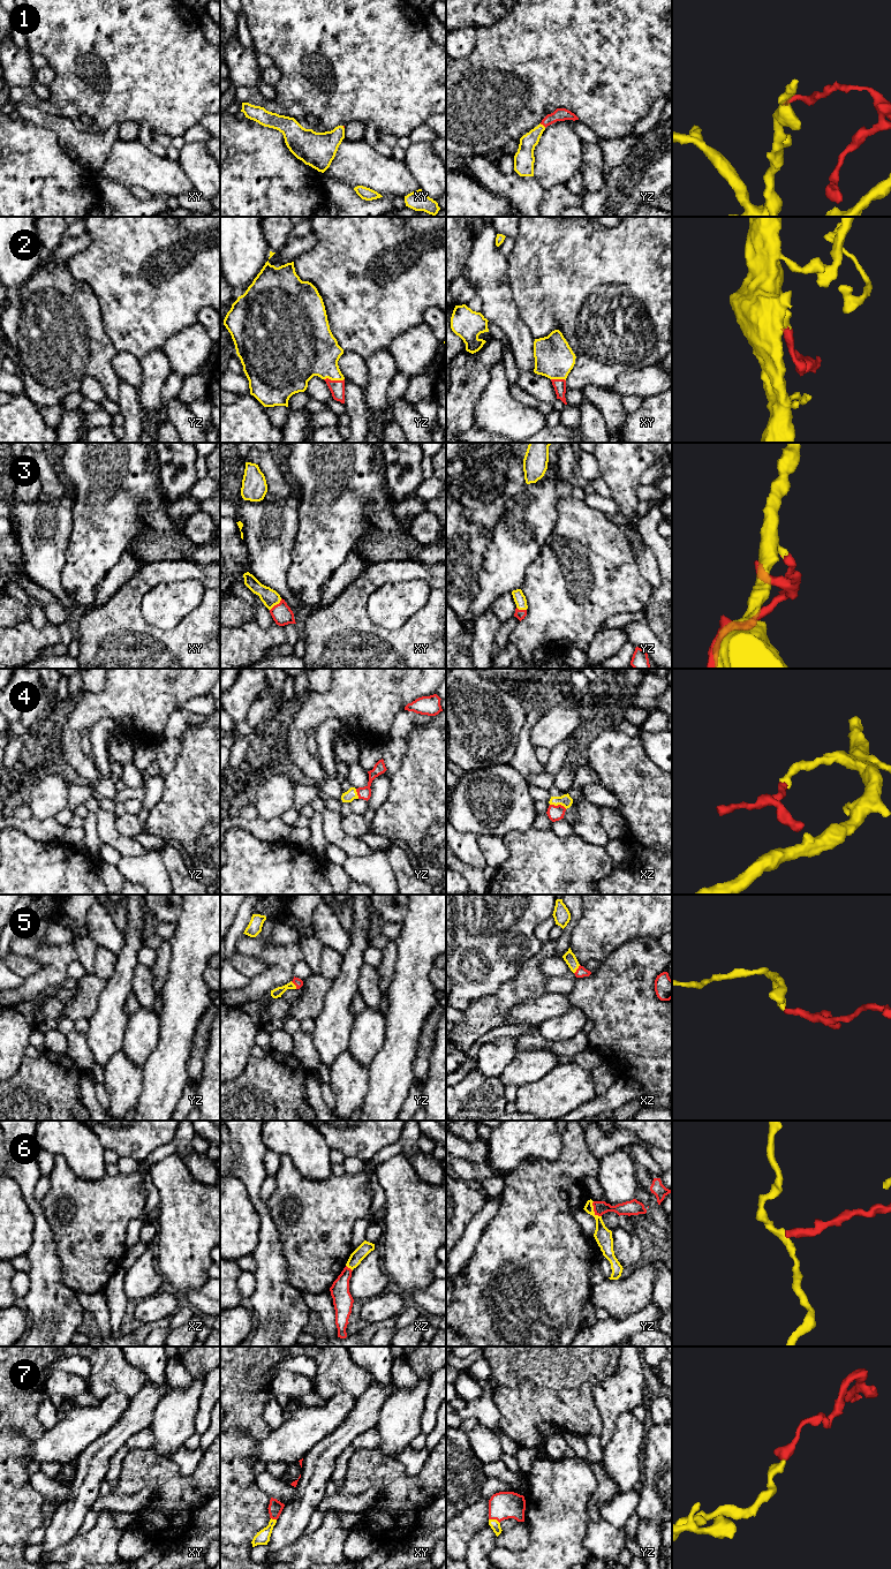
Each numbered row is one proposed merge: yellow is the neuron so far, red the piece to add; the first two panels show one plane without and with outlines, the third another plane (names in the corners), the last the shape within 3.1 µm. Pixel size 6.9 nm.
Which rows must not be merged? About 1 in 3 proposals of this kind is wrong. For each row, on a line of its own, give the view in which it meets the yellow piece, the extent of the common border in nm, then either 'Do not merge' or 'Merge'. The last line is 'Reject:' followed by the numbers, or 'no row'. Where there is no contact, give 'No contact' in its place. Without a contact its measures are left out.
1: Touches yellow in yz. Shared border 50 nm. Merge
2: Touches yellow in yz. Shared border 140 nm. Merge
3: Touches yellow in xy. Shared border 120 nm. Merge
4: Touches yellow in xz. Shared border 120 nm. Merge
5: Touches yellow in xz. Shared border 80 nm. Merge
6: Touches yellow in yz. Shared border 130 nm. Do not merge
7: Touches yellow in yz. Shared border 90 nm. Merge
Reject: 6

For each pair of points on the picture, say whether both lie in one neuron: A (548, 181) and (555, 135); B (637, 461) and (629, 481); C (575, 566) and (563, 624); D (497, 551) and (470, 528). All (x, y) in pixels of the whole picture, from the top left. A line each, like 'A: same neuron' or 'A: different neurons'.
A: same neuron
B: same neuron
C: same neuron
D: different neurons

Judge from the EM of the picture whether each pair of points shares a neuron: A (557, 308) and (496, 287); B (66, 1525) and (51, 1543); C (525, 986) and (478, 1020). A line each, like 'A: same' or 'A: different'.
A: different
B: same
C: same

